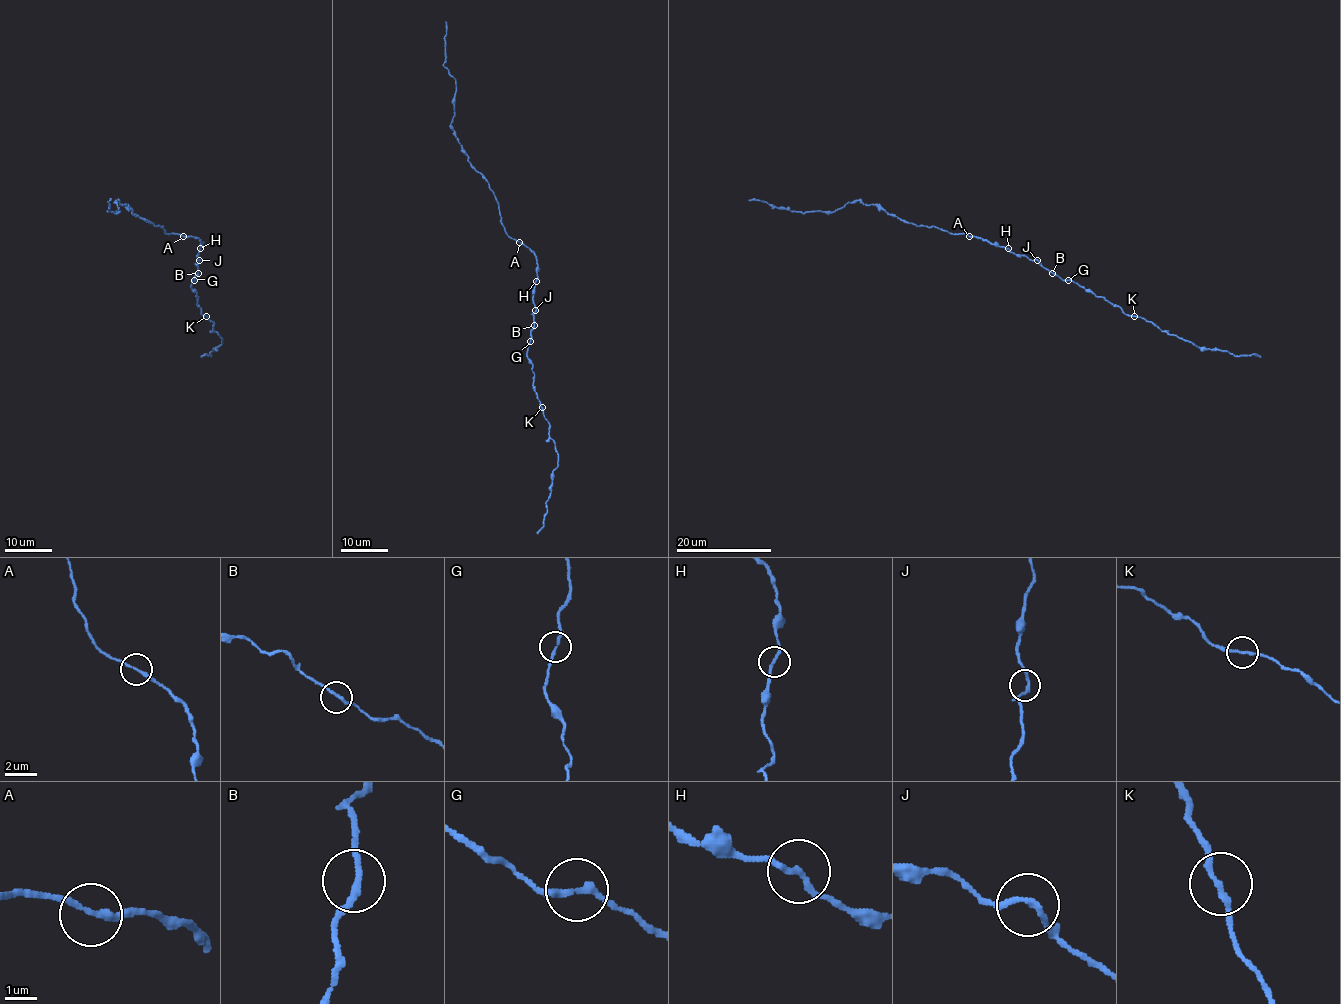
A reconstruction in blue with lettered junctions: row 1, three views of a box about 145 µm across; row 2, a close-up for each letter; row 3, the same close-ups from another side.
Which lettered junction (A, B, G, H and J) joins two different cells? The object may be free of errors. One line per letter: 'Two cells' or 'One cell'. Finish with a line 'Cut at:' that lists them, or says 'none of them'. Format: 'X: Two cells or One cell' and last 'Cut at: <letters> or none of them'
A: One cell
B: One cell
G: One cell
H: One cell
J: One cell
Cut at: none of them

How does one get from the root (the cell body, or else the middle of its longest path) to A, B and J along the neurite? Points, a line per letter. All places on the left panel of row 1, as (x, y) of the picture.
A: (201, 247), (198, 238), (183, 236)
B: (201, 247), (196, 255), (198, 273)
J: (201, 247), (196, 255), (199, 260)

